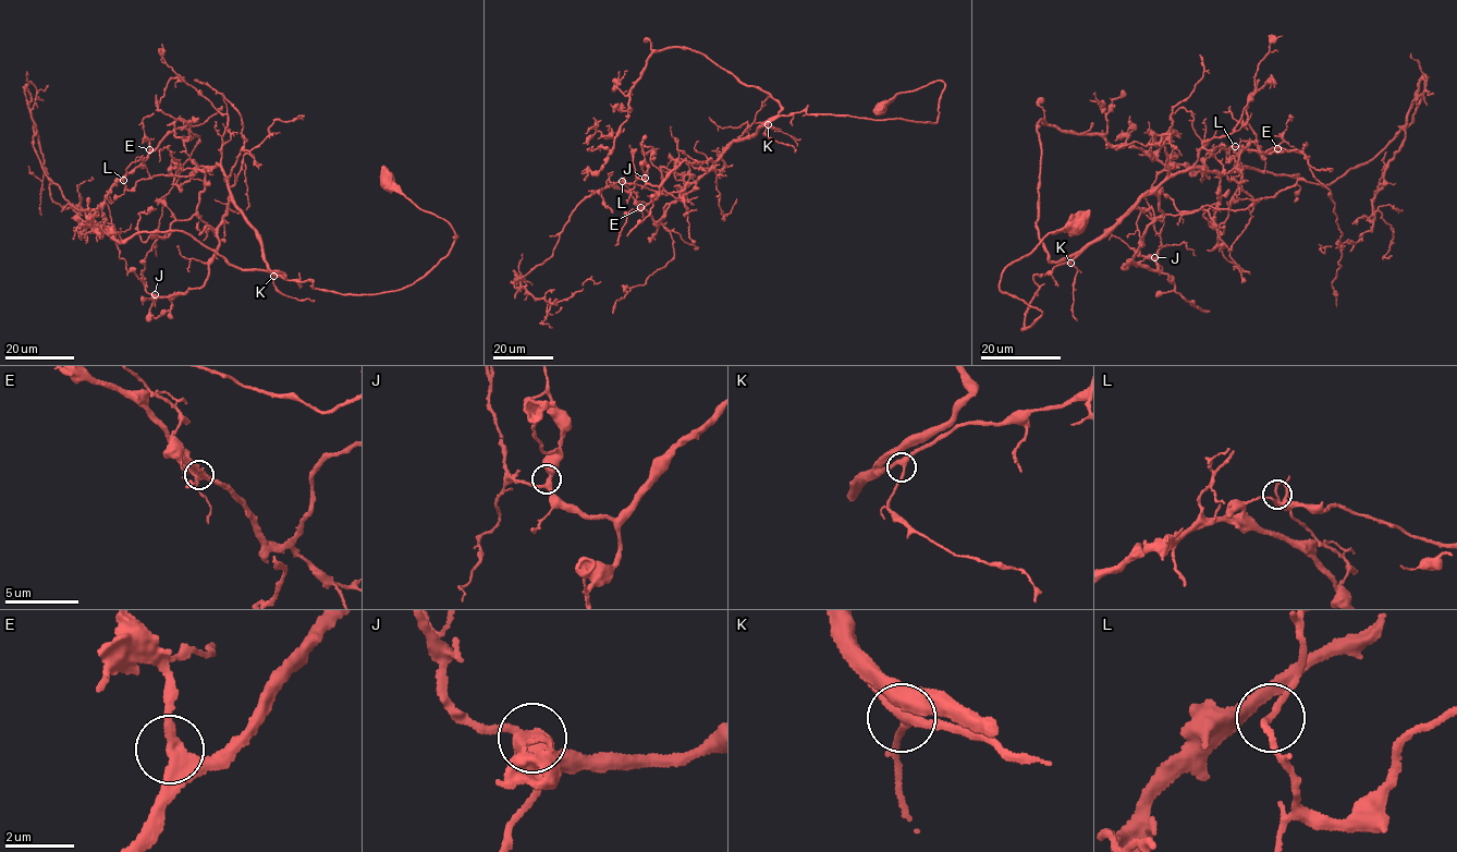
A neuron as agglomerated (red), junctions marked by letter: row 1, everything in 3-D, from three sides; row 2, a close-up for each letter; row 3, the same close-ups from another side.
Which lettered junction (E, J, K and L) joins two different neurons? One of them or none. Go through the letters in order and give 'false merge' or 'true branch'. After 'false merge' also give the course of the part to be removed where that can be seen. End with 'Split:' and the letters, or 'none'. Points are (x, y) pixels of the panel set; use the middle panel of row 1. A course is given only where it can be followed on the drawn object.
E: true branch
J: true branch
K: true branch
L: false merge; course (622, 181), (635, 198), (611, 186), (585, 197), (552, 256), (514, 275), (551, 304), (601, 281)
Split: L

